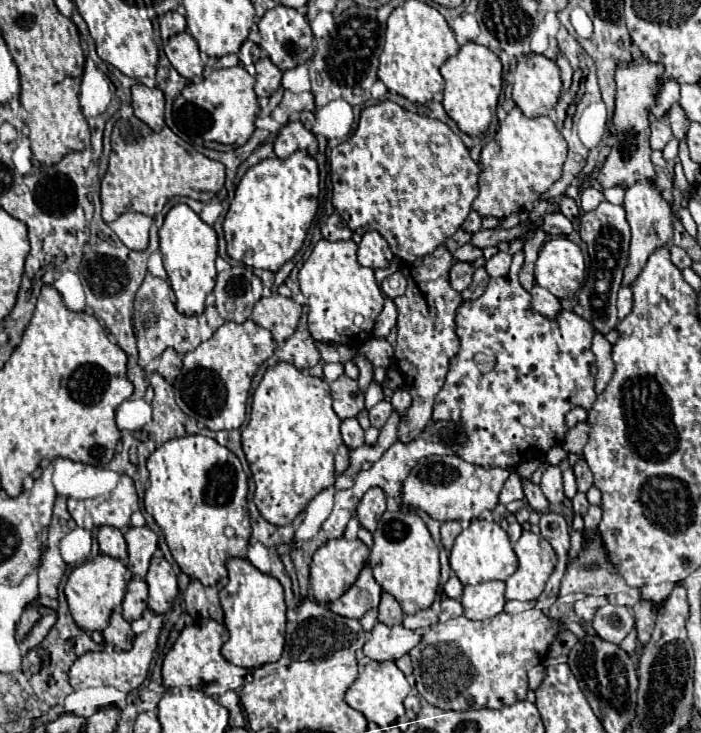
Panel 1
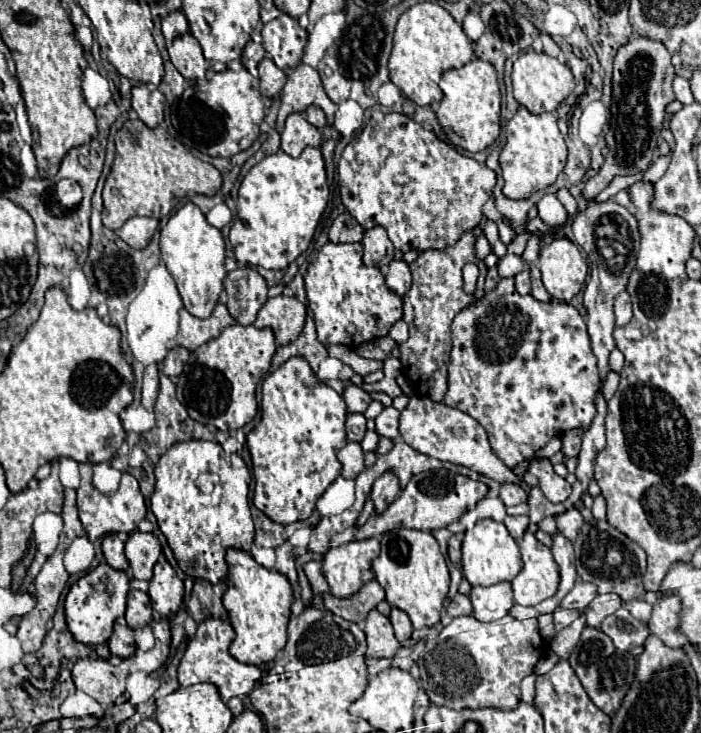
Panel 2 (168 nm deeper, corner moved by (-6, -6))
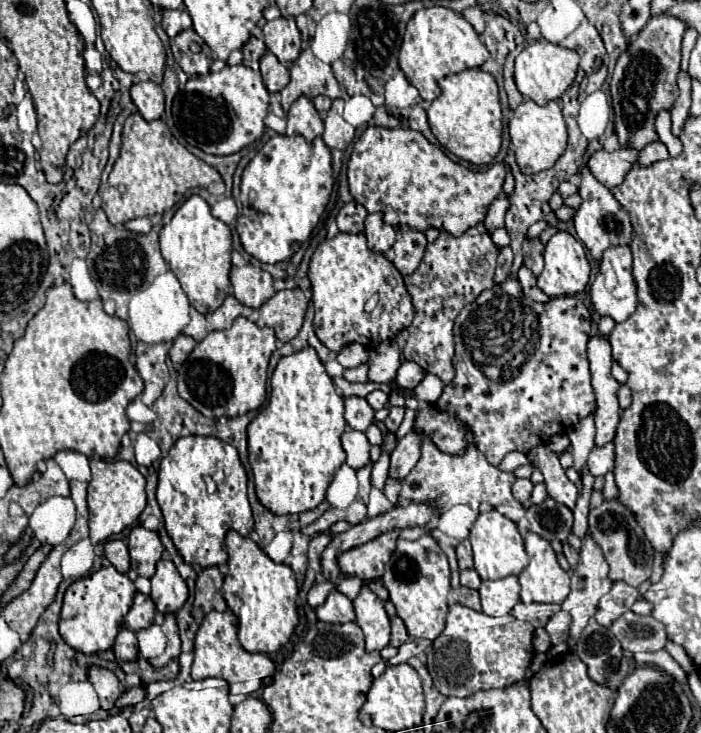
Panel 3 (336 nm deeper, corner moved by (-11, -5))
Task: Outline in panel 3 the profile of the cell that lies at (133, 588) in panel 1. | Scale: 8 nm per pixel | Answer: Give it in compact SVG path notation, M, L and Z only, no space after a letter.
M138 592L134 596L130 612L126 614L126 626L130 630L134 630L134 632L138 632L142 628L148 628L152 624L152 620L154 620L154 612L156 612L156 608L154 608L152 598Z

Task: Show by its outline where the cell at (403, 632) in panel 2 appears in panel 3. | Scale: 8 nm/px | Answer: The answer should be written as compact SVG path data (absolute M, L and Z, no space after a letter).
M394 616L394 618L390 618L390 626L392 626L392 632L390 632L390 646L400 646L400 644L404 644L406 640L408 640L408 632L406 632L406 626L404 626L404 622L398 618L398 616Z

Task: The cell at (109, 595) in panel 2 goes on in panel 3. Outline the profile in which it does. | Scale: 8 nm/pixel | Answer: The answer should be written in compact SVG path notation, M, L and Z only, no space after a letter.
M104 566L98 572L76 580L64 592L64 604L60 612L60 636L68 646L80 650L82 654L96 654L112 648L116 634L122 628L124 616L132 606L136 588L132 580L118 572L114 566Z

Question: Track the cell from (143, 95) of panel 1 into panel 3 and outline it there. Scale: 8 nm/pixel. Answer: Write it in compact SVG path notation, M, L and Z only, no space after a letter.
M150 80L136 82L130 88L130 96L144 120L158 120L164 114L164 92L158 84Z

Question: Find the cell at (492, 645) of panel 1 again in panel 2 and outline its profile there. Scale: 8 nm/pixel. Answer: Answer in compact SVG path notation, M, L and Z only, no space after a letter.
M473 615L455 617L447 627L441 629L437 637L425 641L425 647L417 659L421 671L421 687L429 695L431 703L437 707L449 709L515 709L521 701L521 681L533 673L537 661L543 657L547 649L547 641L541 637L537 619L519 621L511 615L505 615L499 621L481 623Z

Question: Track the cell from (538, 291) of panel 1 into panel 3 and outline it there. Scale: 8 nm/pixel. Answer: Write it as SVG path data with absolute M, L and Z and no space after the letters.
M534 238L534 240L526 240L522 250L524 250L524 266L528 266L534 276L538 276L544 268L544 244L540 242L540 238Z

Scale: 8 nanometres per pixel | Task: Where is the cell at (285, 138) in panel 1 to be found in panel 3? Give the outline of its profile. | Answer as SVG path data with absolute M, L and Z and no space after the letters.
M300 96L290 106L286 120L288 120L286 134L290 134L290 136L302 134L308 142L322 136L322 132L324 132L324 122L322 122L320 114L316 112L316 108L308 96Z

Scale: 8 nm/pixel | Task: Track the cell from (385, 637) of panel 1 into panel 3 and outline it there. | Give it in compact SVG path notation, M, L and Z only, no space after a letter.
M362 586L352 600L356 612L356 624L366 636L366 652L382 650L390 642L390 620L384 610L384 602L368 588Z

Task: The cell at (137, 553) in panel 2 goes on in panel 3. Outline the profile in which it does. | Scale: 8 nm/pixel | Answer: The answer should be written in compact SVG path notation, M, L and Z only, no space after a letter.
M140 524L134 526L128 536L128 550L130 550L132 570L144 578L152 578L154 566L164 552L164 546L158 534L146 530Z

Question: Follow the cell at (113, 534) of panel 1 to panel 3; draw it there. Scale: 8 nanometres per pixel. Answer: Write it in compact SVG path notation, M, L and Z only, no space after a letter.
M108 540L104 546L104 556L110 560L110 564L126 574L130 570L130 556L128 556L128 548L122 540Z

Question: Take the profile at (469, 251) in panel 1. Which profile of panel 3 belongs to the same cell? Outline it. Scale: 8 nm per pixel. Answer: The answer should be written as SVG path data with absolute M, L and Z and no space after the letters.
M504 192L490 204L490 208L486 212L486 218L484 218L484 224L490 232L504 226L504 214L506 214L508 206L510 206L510 196L506 196Z

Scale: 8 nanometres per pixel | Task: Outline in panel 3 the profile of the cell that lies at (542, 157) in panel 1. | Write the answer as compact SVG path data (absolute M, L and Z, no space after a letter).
M524 100L510 118L510 138L514 146L516 162L522 170L522 174L536 174L542 170L548 170L554 166L554 162L564 154L566 150L566 122L562 118L558 102L548 102L544 106L538 106L532 100Z

